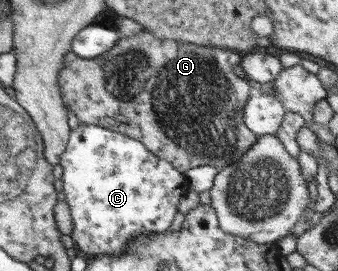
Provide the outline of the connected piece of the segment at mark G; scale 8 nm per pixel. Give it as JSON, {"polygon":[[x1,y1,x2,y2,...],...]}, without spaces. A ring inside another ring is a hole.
{"polygon":[[142,30,139,34,131,38,119,38,118,43,114,45,108,52,94,59,79,59,74,52,68,52,65,56,65,65,60,70,58,76,59,89,62,100,67,110,71,110,76,114,80,124,82,125,99,125,112,132,118,132,124,136,131,137,133,140,139,141,152,154,167,160,180,173,184,173,191,168,197,166,217,166,222,169,232,163,238,162,243,154,257,142,257,136,254,135,245,125,243,121,243,110,245,104,254,91,244,78,237,76,233,68,240,64,243,53,230,49,218,49,218,47,204,47,201,45,186,43,183,41,158,39,148,30]]}

